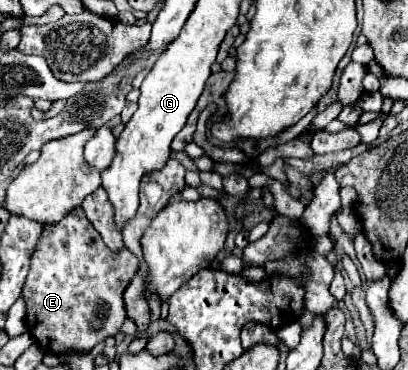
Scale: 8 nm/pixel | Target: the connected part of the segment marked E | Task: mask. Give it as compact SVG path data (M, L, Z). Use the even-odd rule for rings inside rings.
M75 208L57 226L45 226L31 256L31 268L23 284L23 300L27 306L27 330L43 352L65 354L69 350L91 352L91 348L109 336L115 336L123 324L125 304L123 292L139 270L137 258L125 250L109 250L81 208Z

